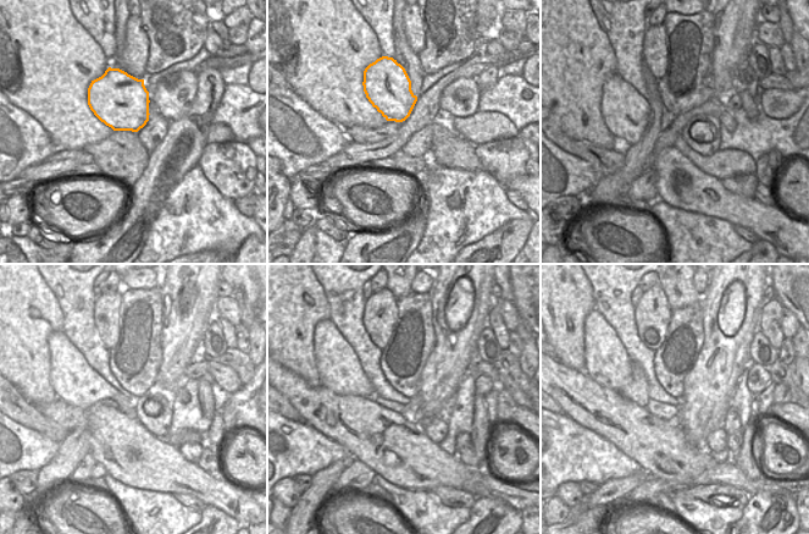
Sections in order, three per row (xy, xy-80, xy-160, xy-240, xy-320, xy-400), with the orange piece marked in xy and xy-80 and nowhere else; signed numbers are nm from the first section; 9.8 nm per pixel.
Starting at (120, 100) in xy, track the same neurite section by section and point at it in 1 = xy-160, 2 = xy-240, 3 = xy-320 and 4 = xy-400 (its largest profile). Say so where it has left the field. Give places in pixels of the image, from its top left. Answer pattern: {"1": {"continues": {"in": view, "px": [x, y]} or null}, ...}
{"1": {"continues": {"in": "xy-160", "px": [626, 114]}}, "2": {"continues": {"in": "xy-240", "px": [73, 381]}}, "3": {"continues": {"in": "xy-320", "px": [339, 370]}}, "4": {"continues": {"in": "xy-400", "px": [607, 362]}}}

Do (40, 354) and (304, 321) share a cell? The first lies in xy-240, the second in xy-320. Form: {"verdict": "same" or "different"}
{"verdict": "same"}

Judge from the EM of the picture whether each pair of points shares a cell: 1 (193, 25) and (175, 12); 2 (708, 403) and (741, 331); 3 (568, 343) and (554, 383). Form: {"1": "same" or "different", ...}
{"1": "different", "2": "same", "3": "different"}

